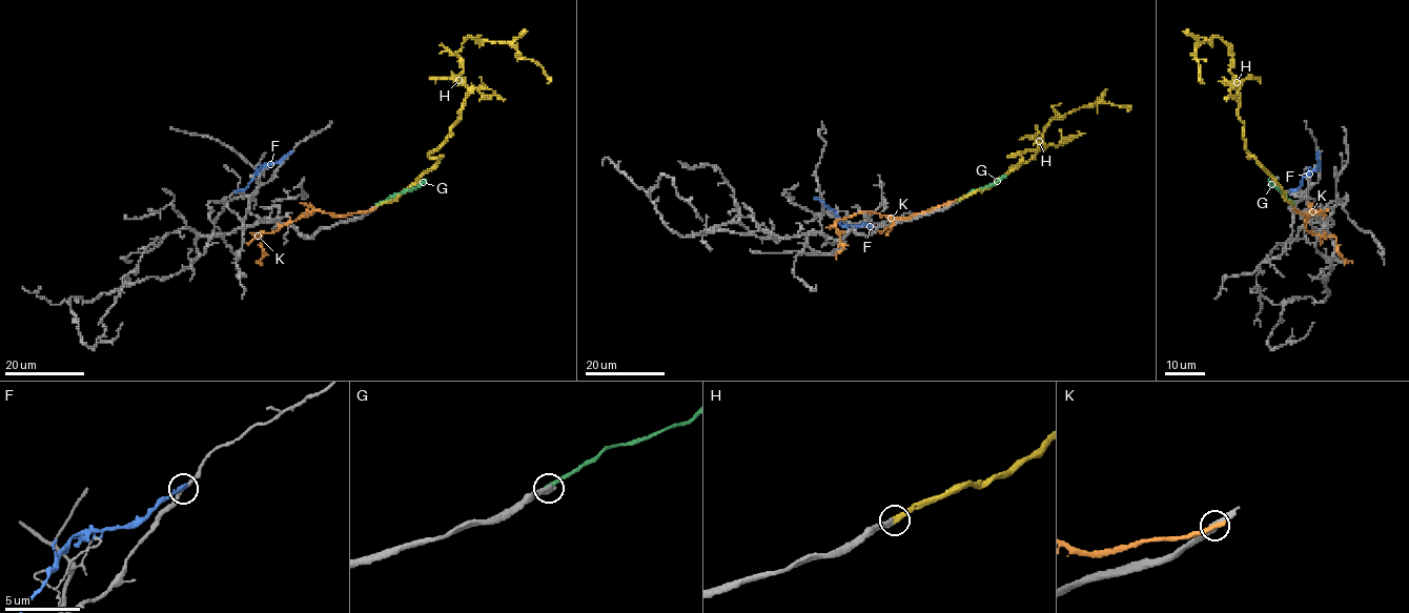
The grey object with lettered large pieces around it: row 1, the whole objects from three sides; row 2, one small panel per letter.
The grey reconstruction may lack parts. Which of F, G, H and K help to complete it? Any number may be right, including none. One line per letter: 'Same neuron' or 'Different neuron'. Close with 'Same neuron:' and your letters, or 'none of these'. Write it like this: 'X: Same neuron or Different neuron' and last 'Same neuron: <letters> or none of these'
F: Different neuron
G: Different neuron
H: Same neuron
K: Different neuron
Same neuron: H

